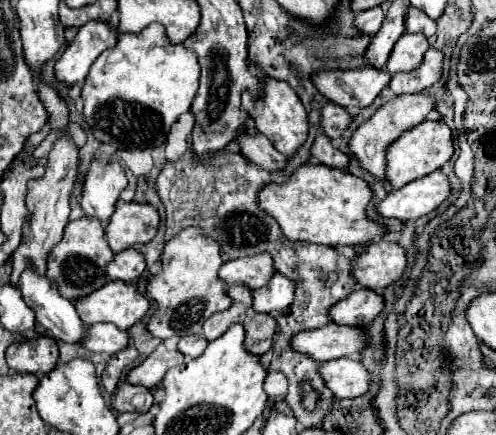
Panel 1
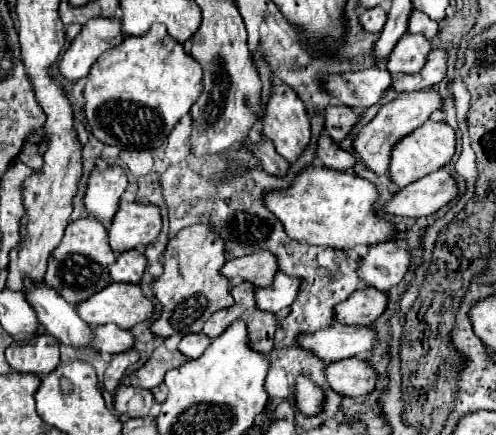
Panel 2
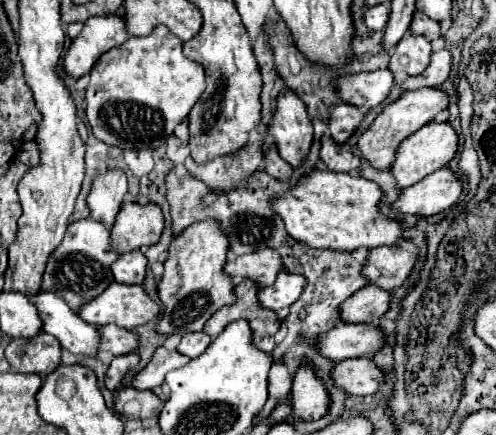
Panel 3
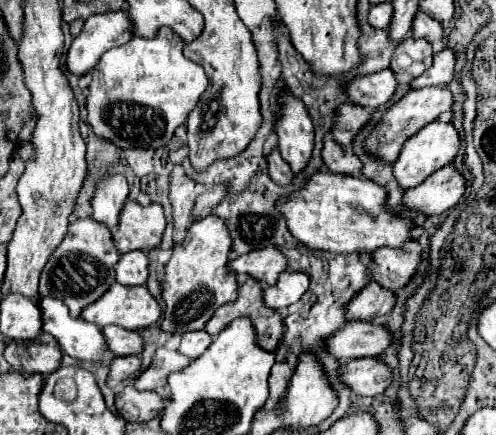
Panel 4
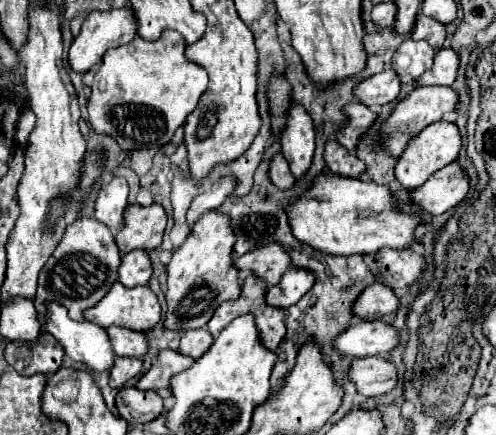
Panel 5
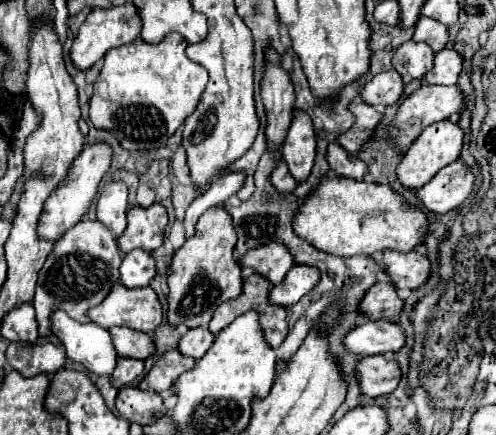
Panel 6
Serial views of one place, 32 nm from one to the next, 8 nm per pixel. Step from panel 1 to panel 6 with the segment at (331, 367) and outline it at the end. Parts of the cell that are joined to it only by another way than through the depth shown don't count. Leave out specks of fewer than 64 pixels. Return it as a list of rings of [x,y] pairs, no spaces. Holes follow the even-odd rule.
[[[382,354],[366,356],[356,370],[362,394],[368,398],[378,398],[394,392],[402,378],[400,364],[392,356],[382,356]]]

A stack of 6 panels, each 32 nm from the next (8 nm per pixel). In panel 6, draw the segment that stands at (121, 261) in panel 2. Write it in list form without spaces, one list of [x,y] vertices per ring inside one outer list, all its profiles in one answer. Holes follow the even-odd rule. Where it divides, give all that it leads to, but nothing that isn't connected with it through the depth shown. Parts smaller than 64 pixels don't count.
[[[132,250],[120,264],[120,276],[126,288],[150,286],[152,278],[156,276],[156,260],[144,250]]]

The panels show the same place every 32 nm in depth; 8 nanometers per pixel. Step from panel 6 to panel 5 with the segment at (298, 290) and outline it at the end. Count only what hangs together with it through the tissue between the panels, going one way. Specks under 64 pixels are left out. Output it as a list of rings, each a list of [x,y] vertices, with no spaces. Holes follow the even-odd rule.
[[[288,268],[280,284],[268,288],[266,302],[276,308],[290,308],[308,292],[308,288],[312,288],[312,280],[316,280],[312,272],[304,272],[304,268]]]

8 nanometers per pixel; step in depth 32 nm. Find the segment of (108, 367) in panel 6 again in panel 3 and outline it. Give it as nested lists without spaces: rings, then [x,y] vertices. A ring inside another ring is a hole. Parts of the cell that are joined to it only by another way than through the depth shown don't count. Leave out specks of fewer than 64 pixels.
[[[38,292],[30,300],[40,312],[44,324],[42,330],[52,334],[62,348],[76,356],[98,356],[100,332],[96,326],[80,320],[80,316],[70,312],[68,304],[54,292]]]

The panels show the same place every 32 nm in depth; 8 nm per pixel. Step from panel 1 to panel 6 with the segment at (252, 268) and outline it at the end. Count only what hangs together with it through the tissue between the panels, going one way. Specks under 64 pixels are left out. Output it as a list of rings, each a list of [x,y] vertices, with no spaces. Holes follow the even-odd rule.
[[[270,242],[260,248],[248,250],[242,256],[240,264],[256,268],[256,272],[260,272],[272,284],[280,284],[288,270],[294,266],[292,256],[288,256],[288,248],[284,248],[284,244],[280,242]]]

